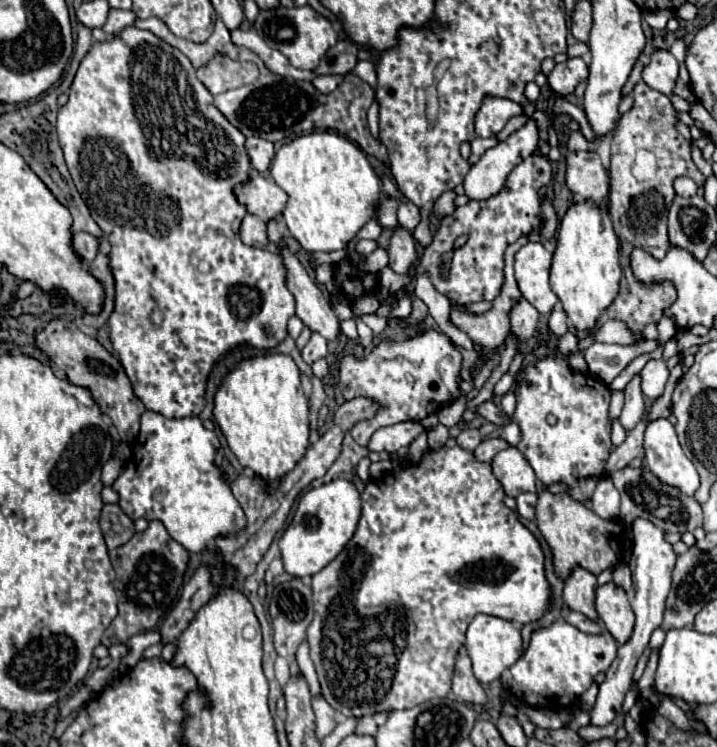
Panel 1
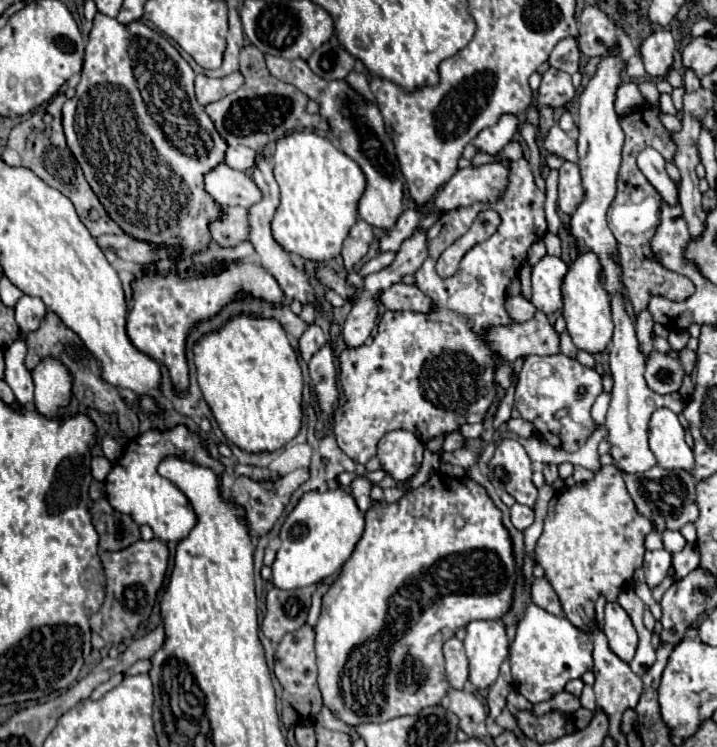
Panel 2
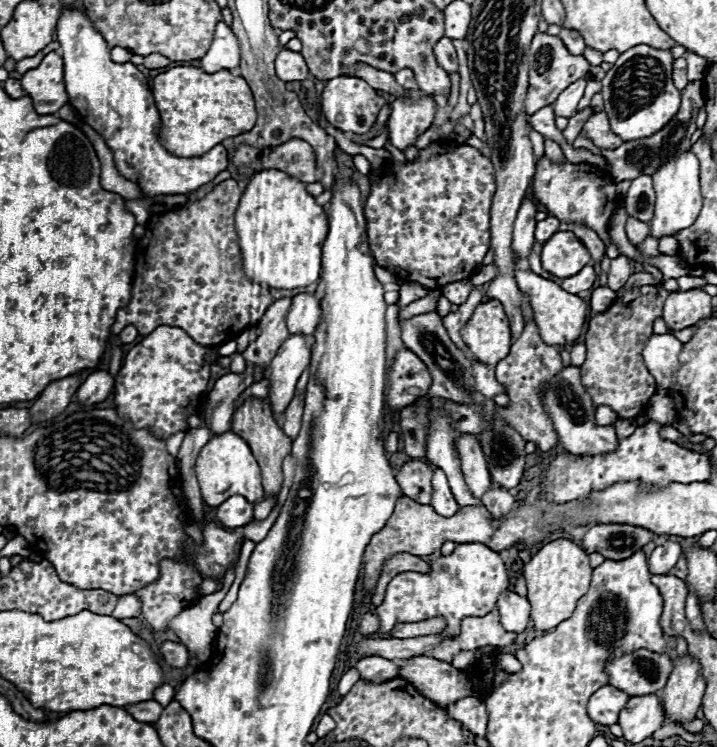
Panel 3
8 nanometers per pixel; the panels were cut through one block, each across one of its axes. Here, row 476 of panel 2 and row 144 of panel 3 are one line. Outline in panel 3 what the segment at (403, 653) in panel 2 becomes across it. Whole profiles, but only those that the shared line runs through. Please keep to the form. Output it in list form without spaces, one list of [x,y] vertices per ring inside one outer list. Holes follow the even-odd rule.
[[[436,140],[432,142],[428,148],[420,150],[418,152],[418,158],[414,162],[404,162],[404,164],[386,164],[386,168],[382,170],[382,176],[380,180],[374,180],[370,184],[370,196],[366,198],[366,206],[364,206],[364,212],[366,212],[366,222],[368,222],[368,240],[370,240],[370,250],[376,258],[376,264],[394,272],[396,276],[400,276],[400,280],[404,282],[418,282],[422,284],[424,288],[428,290],[434,290],[434,288],[440,288],[440,286],[446,286],[454,280],[464,280],[464,278],[470,278],[482,258],[486,256],[488,248],[490,248],[490,204],[492,204],[492,196],[494,196],[494,190],[496,190],[496,184],[494,184],[494,164],[490,158],[482,156],[478,148],[474,146],[450,146],[446,140]]]

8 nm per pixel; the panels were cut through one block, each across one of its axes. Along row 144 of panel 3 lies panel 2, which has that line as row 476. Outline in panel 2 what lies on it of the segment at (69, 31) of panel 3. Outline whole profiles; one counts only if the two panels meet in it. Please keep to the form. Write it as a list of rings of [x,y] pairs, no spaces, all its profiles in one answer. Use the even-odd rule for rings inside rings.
[[[180,424],[180,426],[174,426],[170,430],[152,428],[144,434],[140,434],[128,446],[126,454],[114,464],[112,472],[108,474],[108,478],[106,478],[106,498],[108,498],[108,502],[112,504],[114,510],[118,510],[122,514],[128,514],[138,526],[148,524],[160,540],[180,542],[196,526],[198,514],[194,512],[192,506],[188,506],[188,498],[184,496],[184,492],[174,482],[170,482],[168,478],[162,478],[158,474],[158,464],[166,456],[190,458],[190,462],[194,462],[198,466],[212,468],[218,474],[218,484],[222,488],[222,472],[224,472],[222,462],[212,458],[212,454],[208,452],[206,442],[196,432],[192,432],[188,426]]]

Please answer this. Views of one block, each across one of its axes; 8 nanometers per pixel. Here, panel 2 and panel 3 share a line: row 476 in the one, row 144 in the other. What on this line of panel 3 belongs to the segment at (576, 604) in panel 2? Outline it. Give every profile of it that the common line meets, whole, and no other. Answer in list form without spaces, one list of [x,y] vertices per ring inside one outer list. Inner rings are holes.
[[[594,112],[586,120],[582,132],[590,142],[594,142],[602,150],[616,150],[618,146],[622,146],[622,140],[610,130],[610,122],[608,122],[606,112]]]

